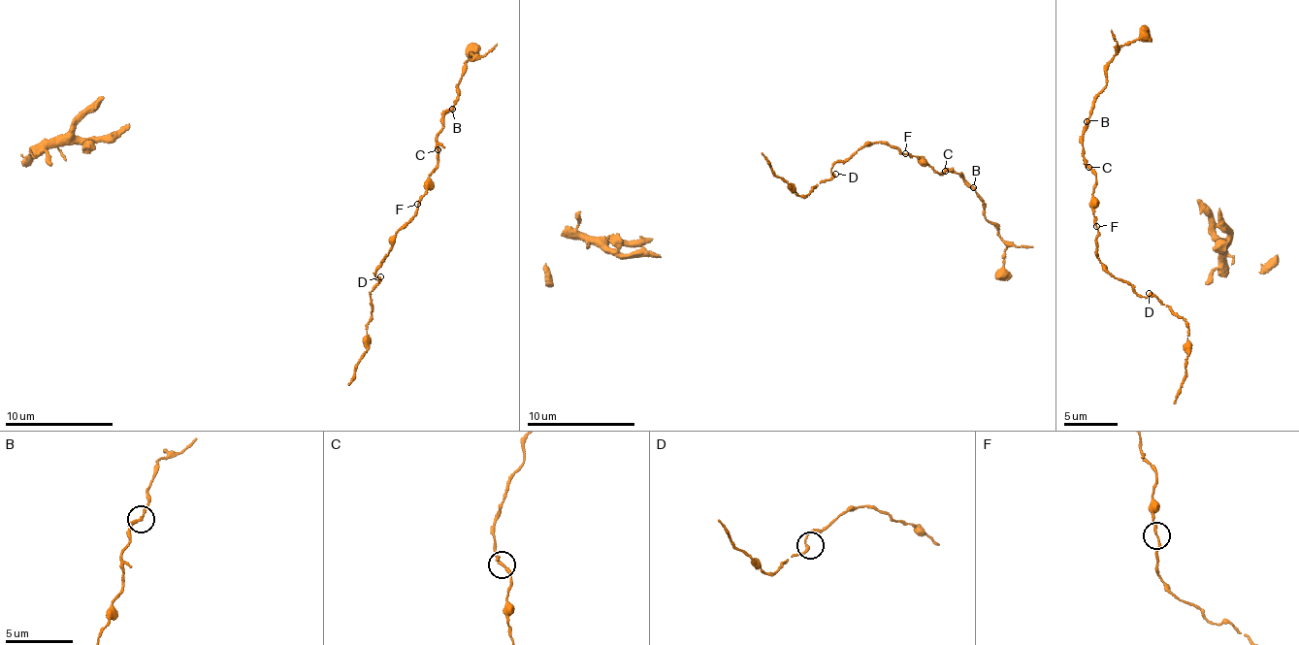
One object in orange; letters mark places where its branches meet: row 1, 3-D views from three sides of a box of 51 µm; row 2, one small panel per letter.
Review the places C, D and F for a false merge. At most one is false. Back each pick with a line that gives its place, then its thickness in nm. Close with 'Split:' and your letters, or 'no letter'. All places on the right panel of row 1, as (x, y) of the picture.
Split: no letter

